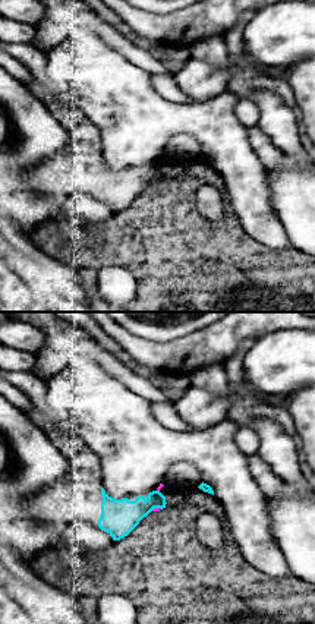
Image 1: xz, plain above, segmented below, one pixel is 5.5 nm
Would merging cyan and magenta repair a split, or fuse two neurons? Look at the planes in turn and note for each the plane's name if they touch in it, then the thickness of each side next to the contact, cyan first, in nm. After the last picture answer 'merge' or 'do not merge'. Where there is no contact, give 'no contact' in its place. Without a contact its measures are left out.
xz | 200/20 nm

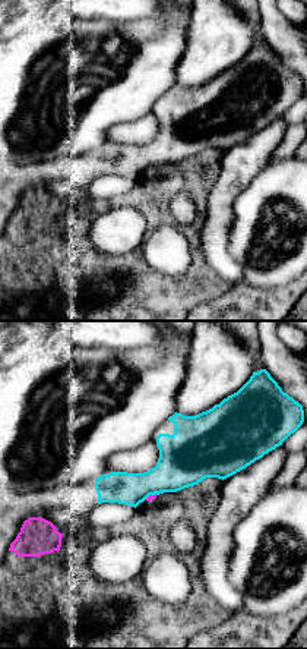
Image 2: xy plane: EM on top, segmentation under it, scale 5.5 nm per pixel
xy | 280/30 nm

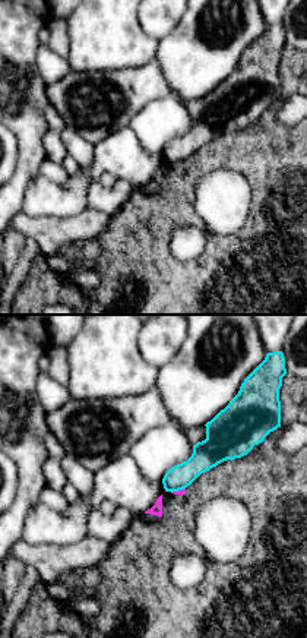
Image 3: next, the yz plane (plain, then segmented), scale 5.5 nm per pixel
yz | 150/30 nm

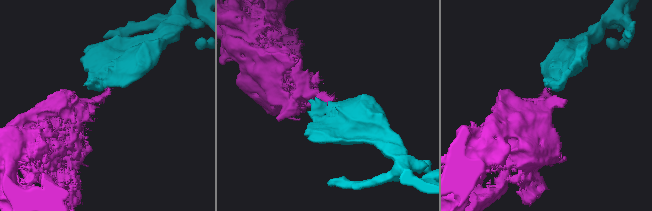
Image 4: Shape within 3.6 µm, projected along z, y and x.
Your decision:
do not merge

